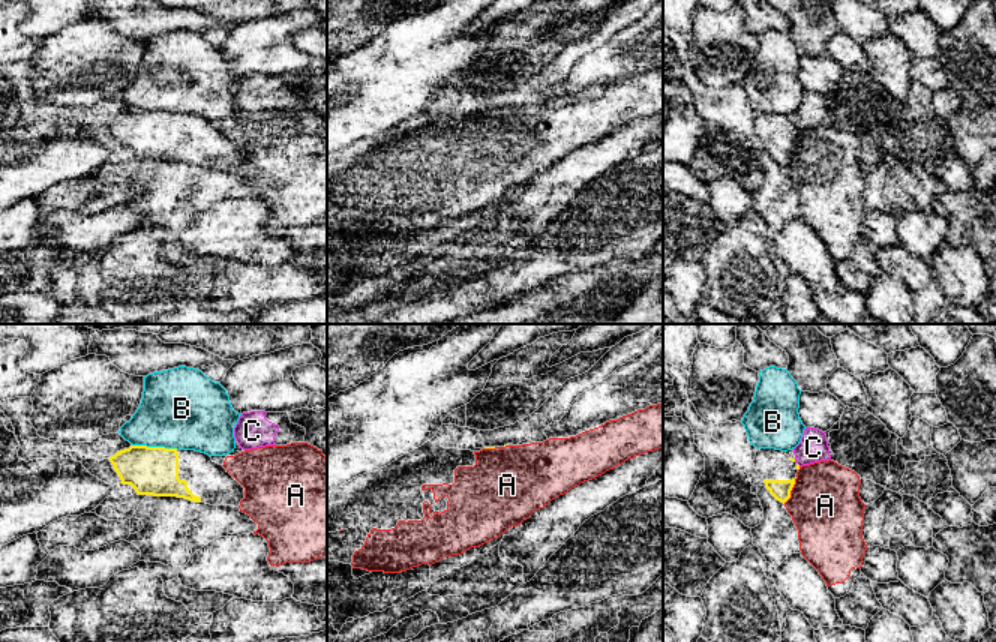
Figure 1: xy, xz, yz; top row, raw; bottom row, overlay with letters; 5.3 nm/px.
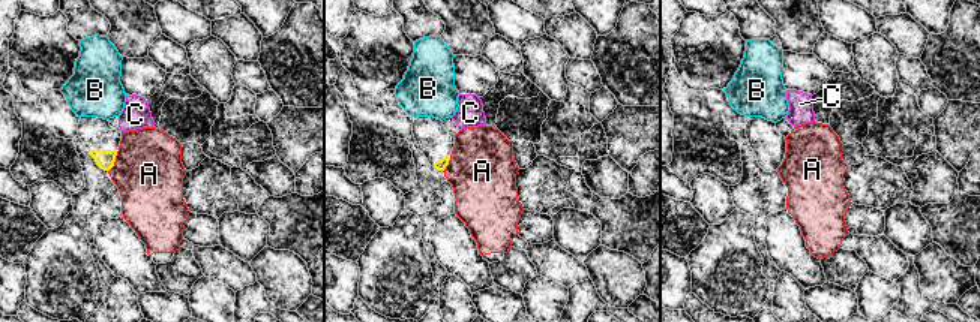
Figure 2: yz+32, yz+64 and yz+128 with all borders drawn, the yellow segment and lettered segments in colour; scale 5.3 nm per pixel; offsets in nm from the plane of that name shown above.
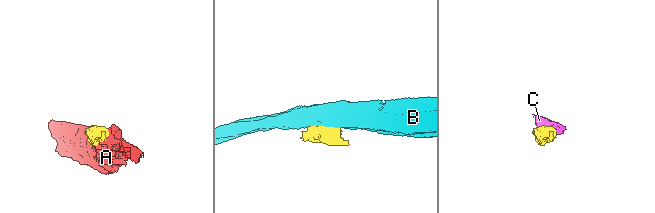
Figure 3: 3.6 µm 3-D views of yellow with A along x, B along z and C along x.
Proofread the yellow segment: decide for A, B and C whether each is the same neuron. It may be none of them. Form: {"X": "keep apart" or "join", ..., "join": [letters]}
{"A": "keep apart", "B": "keep apart", "C": "keep apart", "join": []}

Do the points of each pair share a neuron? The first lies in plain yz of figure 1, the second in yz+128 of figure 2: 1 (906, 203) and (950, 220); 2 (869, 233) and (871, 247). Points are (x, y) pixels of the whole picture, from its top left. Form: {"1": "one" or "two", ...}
{"1": "two", "2": "two"}

